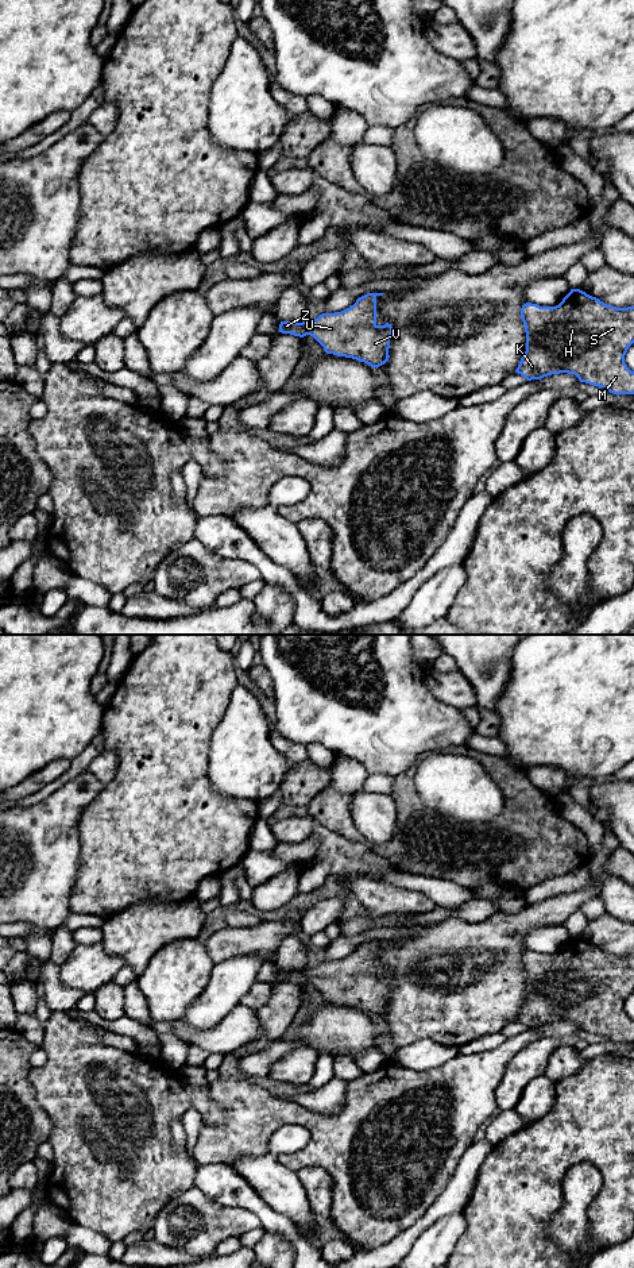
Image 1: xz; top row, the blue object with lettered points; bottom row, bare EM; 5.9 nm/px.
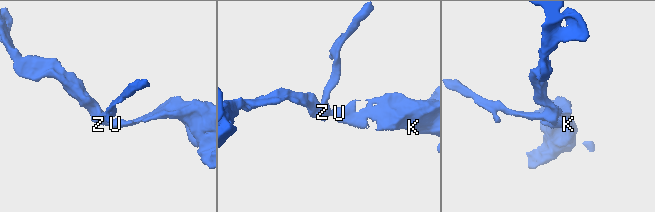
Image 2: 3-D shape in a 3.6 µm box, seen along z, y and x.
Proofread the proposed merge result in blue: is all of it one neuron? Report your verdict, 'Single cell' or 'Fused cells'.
Single cell

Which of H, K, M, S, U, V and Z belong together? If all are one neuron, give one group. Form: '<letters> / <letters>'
H K M S U V Z

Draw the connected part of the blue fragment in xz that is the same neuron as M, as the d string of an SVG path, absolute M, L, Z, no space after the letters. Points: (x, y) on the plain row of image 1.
M580 937L571 940L556 955L540 955L526 951L521 956L526 980L526 999L515 1021L527 1029L560 1021L575 1022L580 1030L604 1036L614 1042L634 1042L634 1020L625 1011L625 1003L634 991L634 955L616 956L607 953Z

